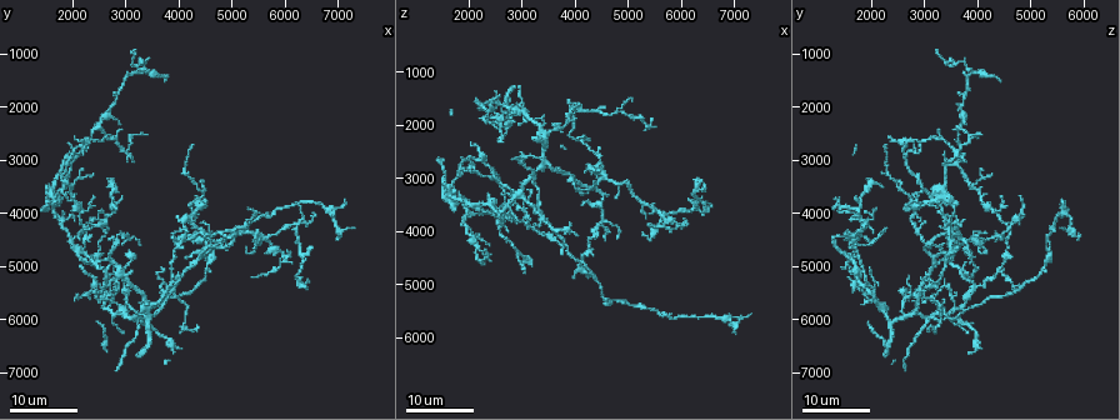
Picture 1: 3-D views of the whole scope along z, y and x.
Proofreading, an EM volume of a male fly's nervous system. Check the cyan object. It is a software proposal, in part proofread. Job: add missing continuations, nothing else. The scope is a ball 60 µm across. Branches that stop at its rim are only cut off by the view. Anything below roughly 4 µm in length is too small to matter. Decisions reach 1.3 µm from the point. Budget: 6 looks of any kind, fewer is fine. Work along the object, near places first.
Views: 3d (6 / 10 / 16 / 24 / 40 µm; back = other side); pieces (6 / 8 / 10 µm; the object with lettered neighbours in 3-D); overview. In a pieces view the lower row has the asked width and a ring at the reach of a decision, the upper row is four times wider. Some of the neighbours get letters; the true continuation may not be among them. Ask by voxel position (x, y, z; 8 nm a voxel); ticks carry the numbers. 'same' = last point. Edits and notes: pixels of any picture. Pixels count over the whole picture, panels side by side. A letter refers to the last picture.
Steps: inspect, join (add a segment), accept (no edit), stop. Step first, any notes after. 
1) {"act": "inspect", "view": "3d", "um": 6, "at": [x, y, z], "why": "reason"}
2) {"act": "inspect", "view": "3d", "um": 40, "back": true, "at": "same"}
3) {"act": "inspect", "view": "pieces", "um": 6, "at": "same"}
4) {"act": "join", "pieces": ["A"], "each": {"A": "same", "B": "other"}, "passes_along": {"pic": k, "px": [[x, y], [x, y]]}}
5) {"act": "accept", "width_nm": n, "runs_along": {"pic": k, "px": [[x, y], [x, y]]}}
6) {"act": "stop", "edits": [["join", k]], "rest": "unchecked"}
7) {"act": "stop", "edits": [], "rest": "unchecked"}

{"act": "inspect", "view": "3d", "um": 16, "at": [1400, 3900, 2650]}

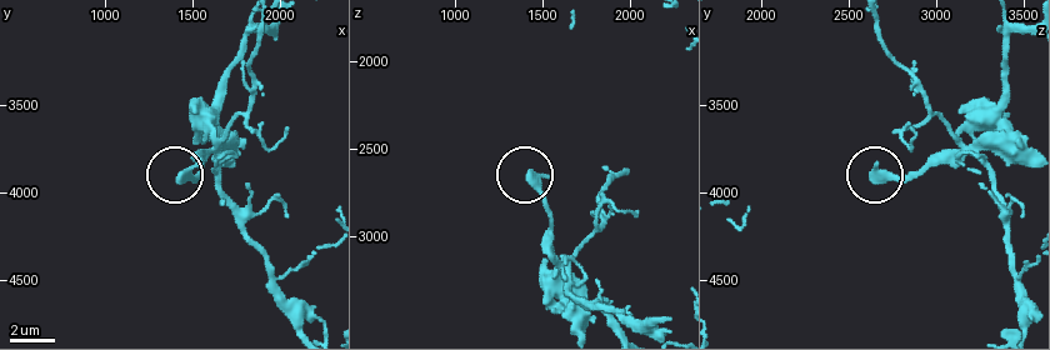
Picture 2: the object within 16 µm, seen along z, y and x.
{"act": "inspect", "view": "pieces", "um": 10, "at": [1440, 3900, 2620]}

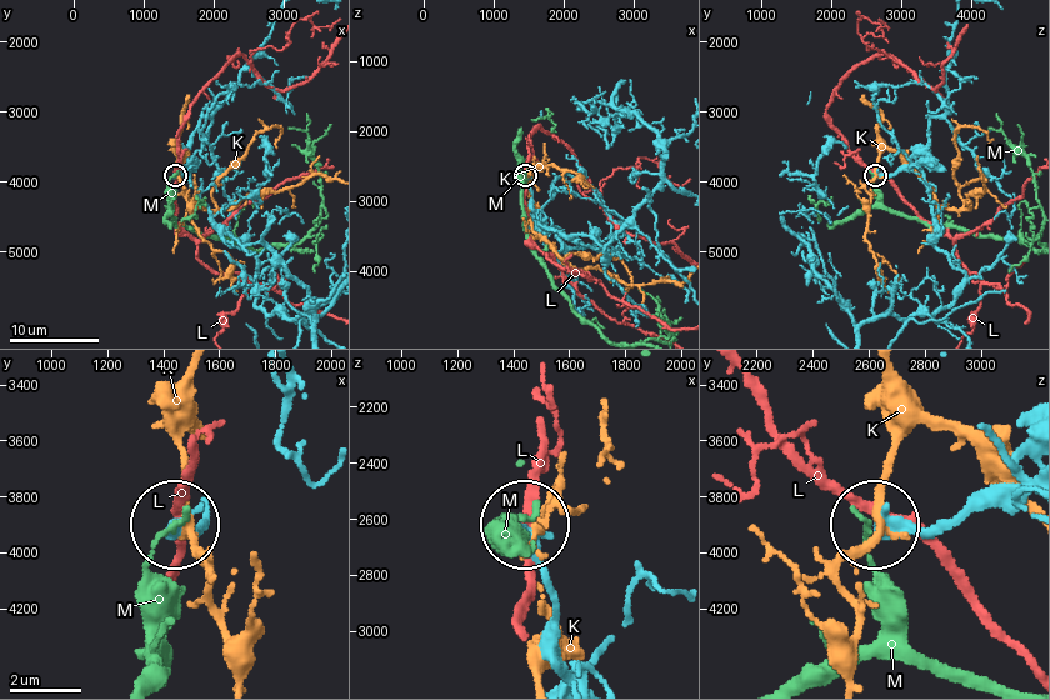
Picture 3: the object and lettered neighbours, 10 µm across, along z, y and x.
{"act": "accept", "each": {"K": "other", "L": "other", "M": "other"}, "found": "no lettered segment goes on from it"}

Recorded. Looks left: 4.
{"act": "inspect", "view": "3d", "um": 24, "at": [3800, 1450, 4450], "why": "an open end"}

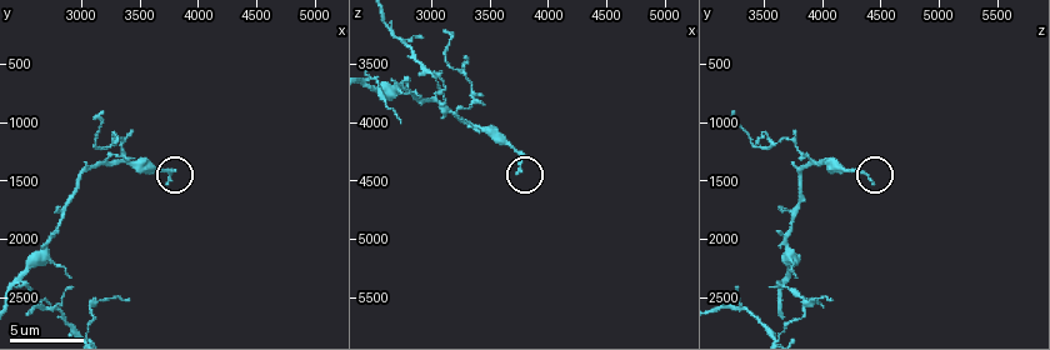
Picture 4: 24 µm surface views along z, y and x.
{"act": "inspect", "view": "pieces", "um": 6, "at": [3720, 1520, 4400]}

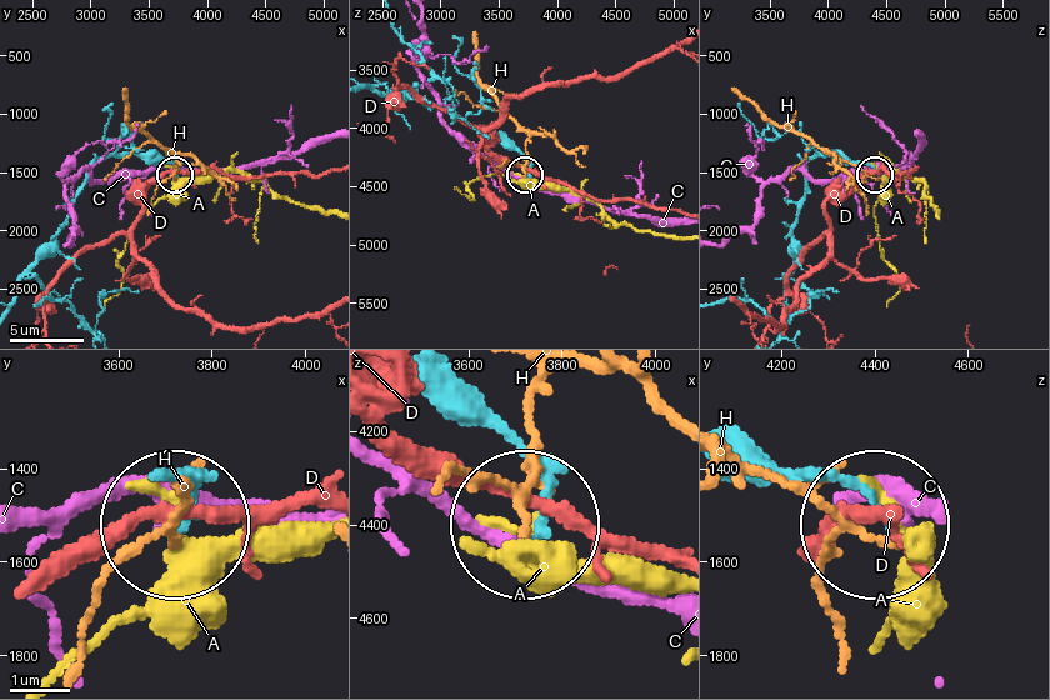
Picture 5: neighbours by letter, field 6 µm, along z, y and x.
{"act": "accept", "each": {"A": "other", "C": "other", "D": "other", "H": "other"}, "found": "none of them fits"}

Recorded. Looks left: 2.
{"act": "inspect", "view": "3d", "um": 24, "at": [6450, 4700, 3600], "why": "free end"}

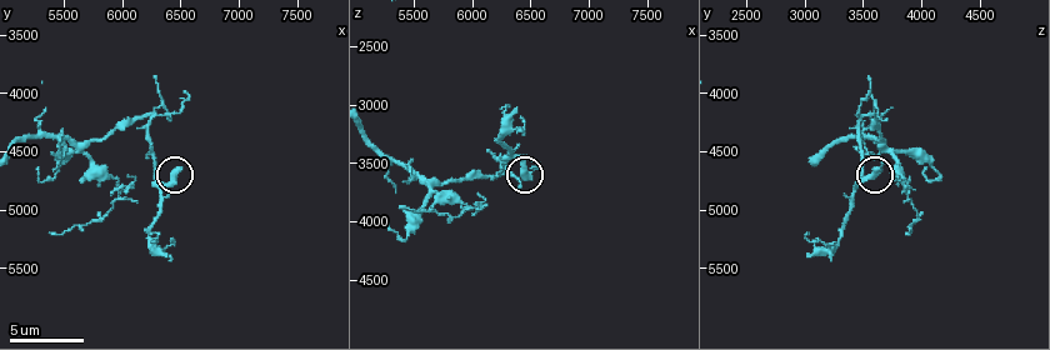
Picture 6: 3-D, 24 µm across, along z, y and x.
{"act": "inspect", "view": "pieces", "um": 10, "at": [6480, 4660, 3600]}

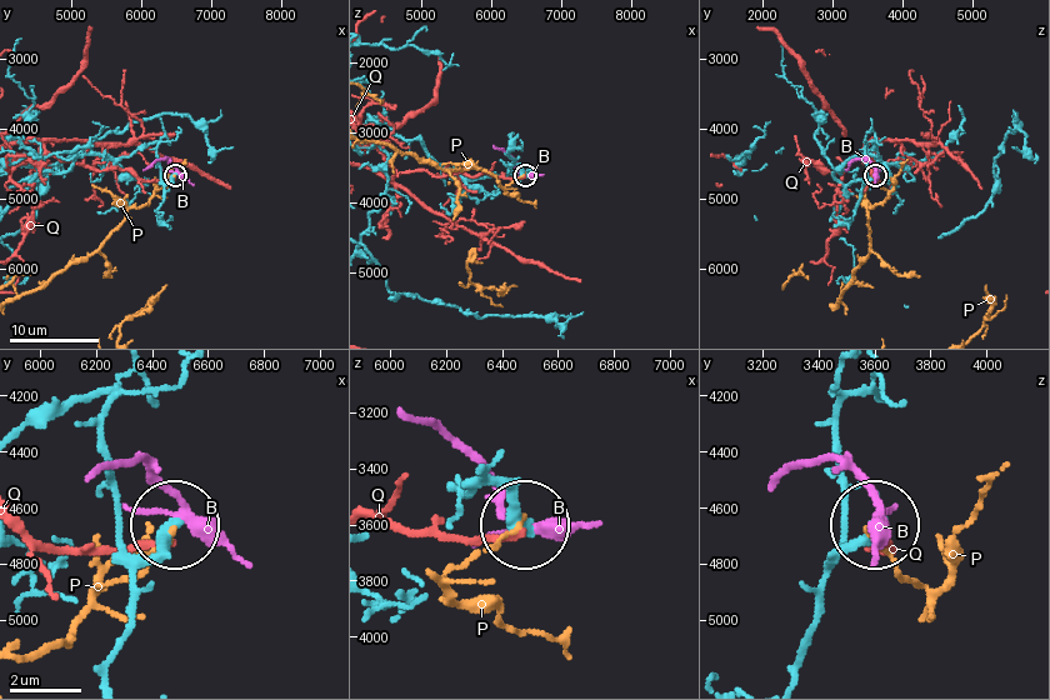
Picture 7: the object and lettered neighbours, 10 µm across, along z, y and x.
{"act": "accept", "each": {"B": "other", "P": "other", "Q": "other"}, "runs_along": {"pic": 7, "px": [[86, 154], [116, 159], [159, 141], [160, 176], [174, 175]]}, "found": "no lettered segment goes on from it"}

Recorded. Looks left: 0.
{"act": "stop", "edits": [], "rest": "unchecked"}

